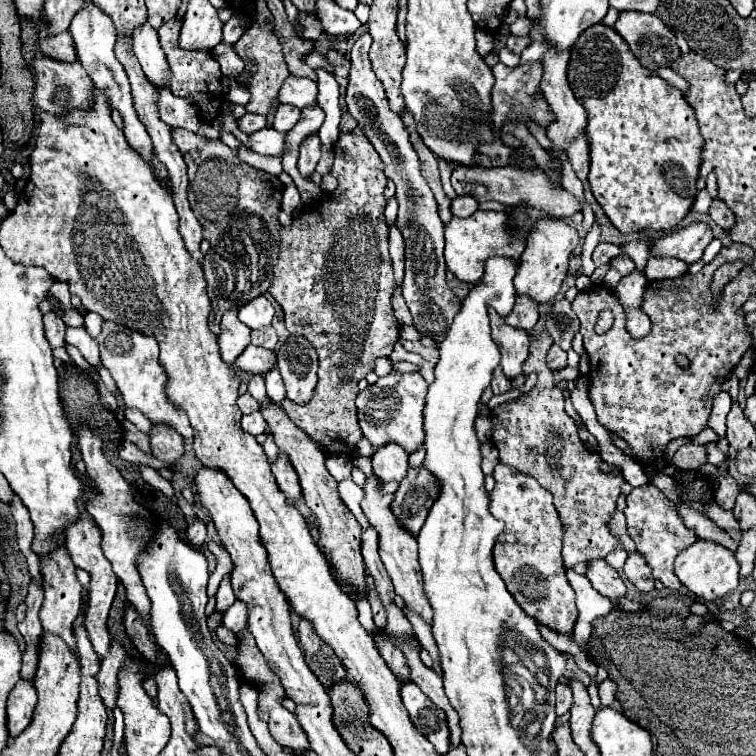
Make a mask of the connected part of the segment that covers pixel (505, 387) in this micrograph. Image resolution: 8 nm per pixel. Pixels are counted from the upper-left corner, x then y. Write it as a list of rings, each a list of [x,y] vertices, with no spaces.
[[[498,366],[498,368],[494,370],[494,374],[492,374],[490,388],[492,388],[492,392],[494,392],[494,394],[504,394],[504,392],[508,392],[508,390],[510,390],[510,380],[504,376],[504,372],[502,372],[502,368],[500,368],[500,366]]]

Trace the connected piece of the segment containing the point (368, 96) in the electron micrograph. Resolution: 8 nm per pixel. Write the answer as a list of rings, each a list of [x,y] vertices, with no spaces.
[[[362,34],[354,42],[354,48],[350,50],[352,70],[350,70],[350,84],[346,92],[346,104],[348,104],[348,112],[356,118],[358,126],[364,130],[374,150],[380,154],[386,166],[386,176],[396,184],[396,200],[400,206],[398,222],[400,222],[400,232],[404,234],[404,240],[406,240],[406,274],[404,274],[402,296],[414,316],[414,328],[422,336],[428,336],[436,344],[440,344],[446,338],[454,316],[460,312],[462,300],[456,298],[456,294],[446,284],[446,278],[444,278],[446,264],[442,254],[444,224],[440,222],[434,194],[428,190],[428,184],[424,182],[420,174],[420,162],[416,158],[416,152],[412,150],[408,132],[402,120],[390,110],[382,82],[372,70],[372,64],[368,58],[370,42],[372,38],[368,38],[368,34]]]

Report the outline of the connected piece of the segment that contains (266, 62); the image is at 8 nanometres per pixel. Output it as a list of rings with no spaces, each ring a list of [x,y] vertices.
[[[250,22],[250,28],[234,44],[234,48],[240,54],[240,58],[246,62],[246,66],[250,66],[250,60],[256,60],[258,62],[258,70],[250,78],[250,84],[248,84],[248,90],[250,90],[250,96],[252,98],[246,104],[246,110],[248,112],[256,112],[256,114],[268,114],[268,110],[272,106],[272,100],[278,98],[278,90],[280,90],[282,82],[290,76],[290,72],[286,68],[286,62],[284,62],[284,56],[282,56],[282,46],[280,46],[278,38],[272,32],[262,32],[258,28],[258,22]]]

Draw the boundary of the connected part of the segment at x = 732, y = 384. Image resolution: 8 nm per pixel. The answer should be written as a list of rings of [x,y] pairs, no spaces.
[[[730,373],[727,376],[722,385],[722,390],[730,394],[733,402],[738,402],[739,379],[735,376],[734,373]]]

